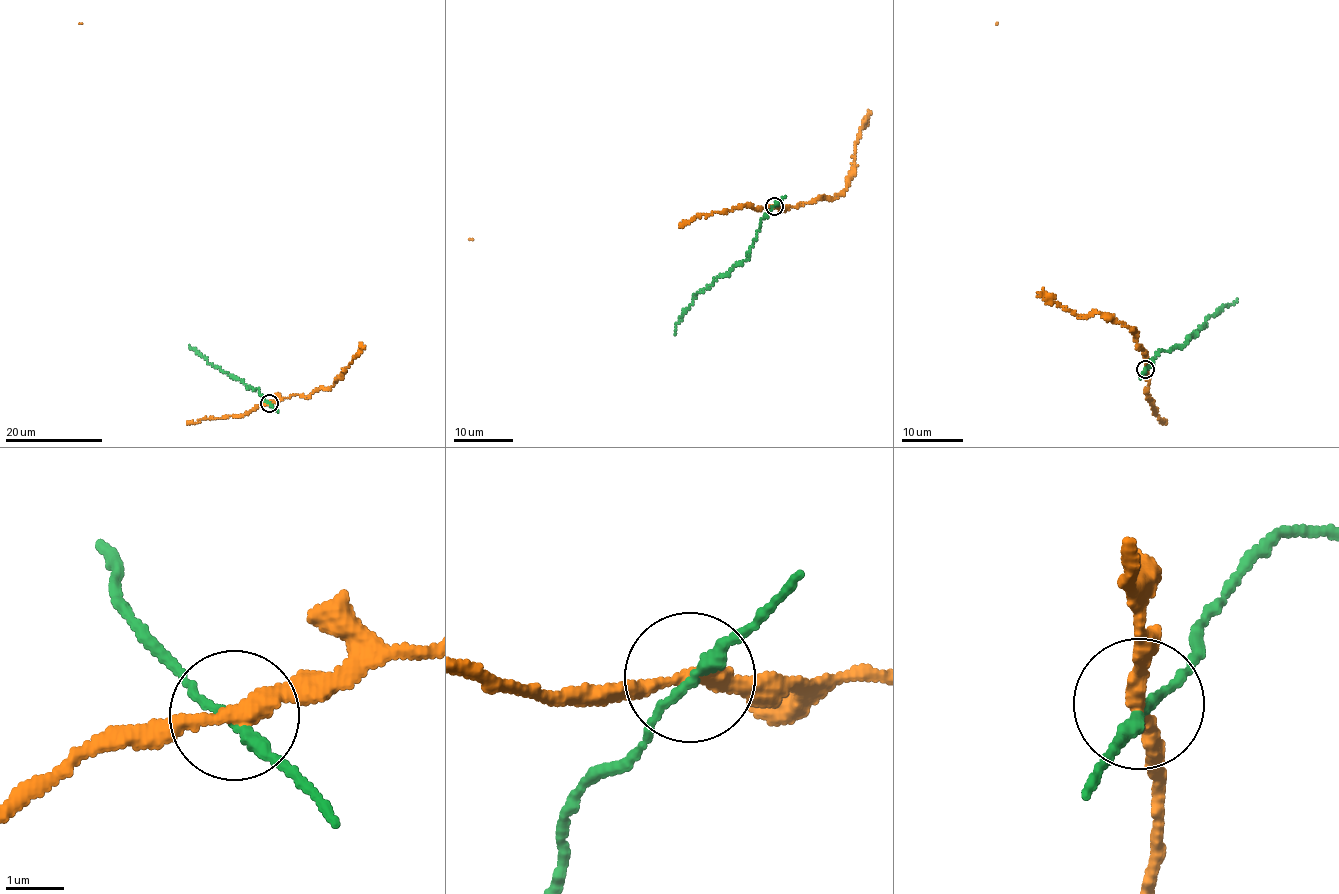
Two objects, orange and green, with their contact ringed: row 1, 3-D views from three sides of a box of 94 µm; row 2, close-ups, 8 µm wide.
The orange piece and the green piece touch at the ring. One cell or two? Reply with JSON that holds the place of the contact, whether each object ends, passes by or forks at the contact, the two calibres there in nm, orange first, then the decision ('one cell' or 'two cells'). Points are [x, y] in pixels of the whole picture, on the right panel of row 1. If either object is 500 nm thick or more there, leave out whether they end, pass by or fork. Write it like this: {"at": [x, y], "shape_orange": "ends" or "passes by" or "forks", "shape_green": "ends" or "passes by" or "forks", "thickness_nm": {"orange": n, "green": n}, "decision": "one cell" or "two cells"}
{"at": [1145, 369], "shape_orange": "passes by", "shape_green": "passes by", "thickness_nm": {"orange": 280, "green": 190}, "decision": "two cells"}

